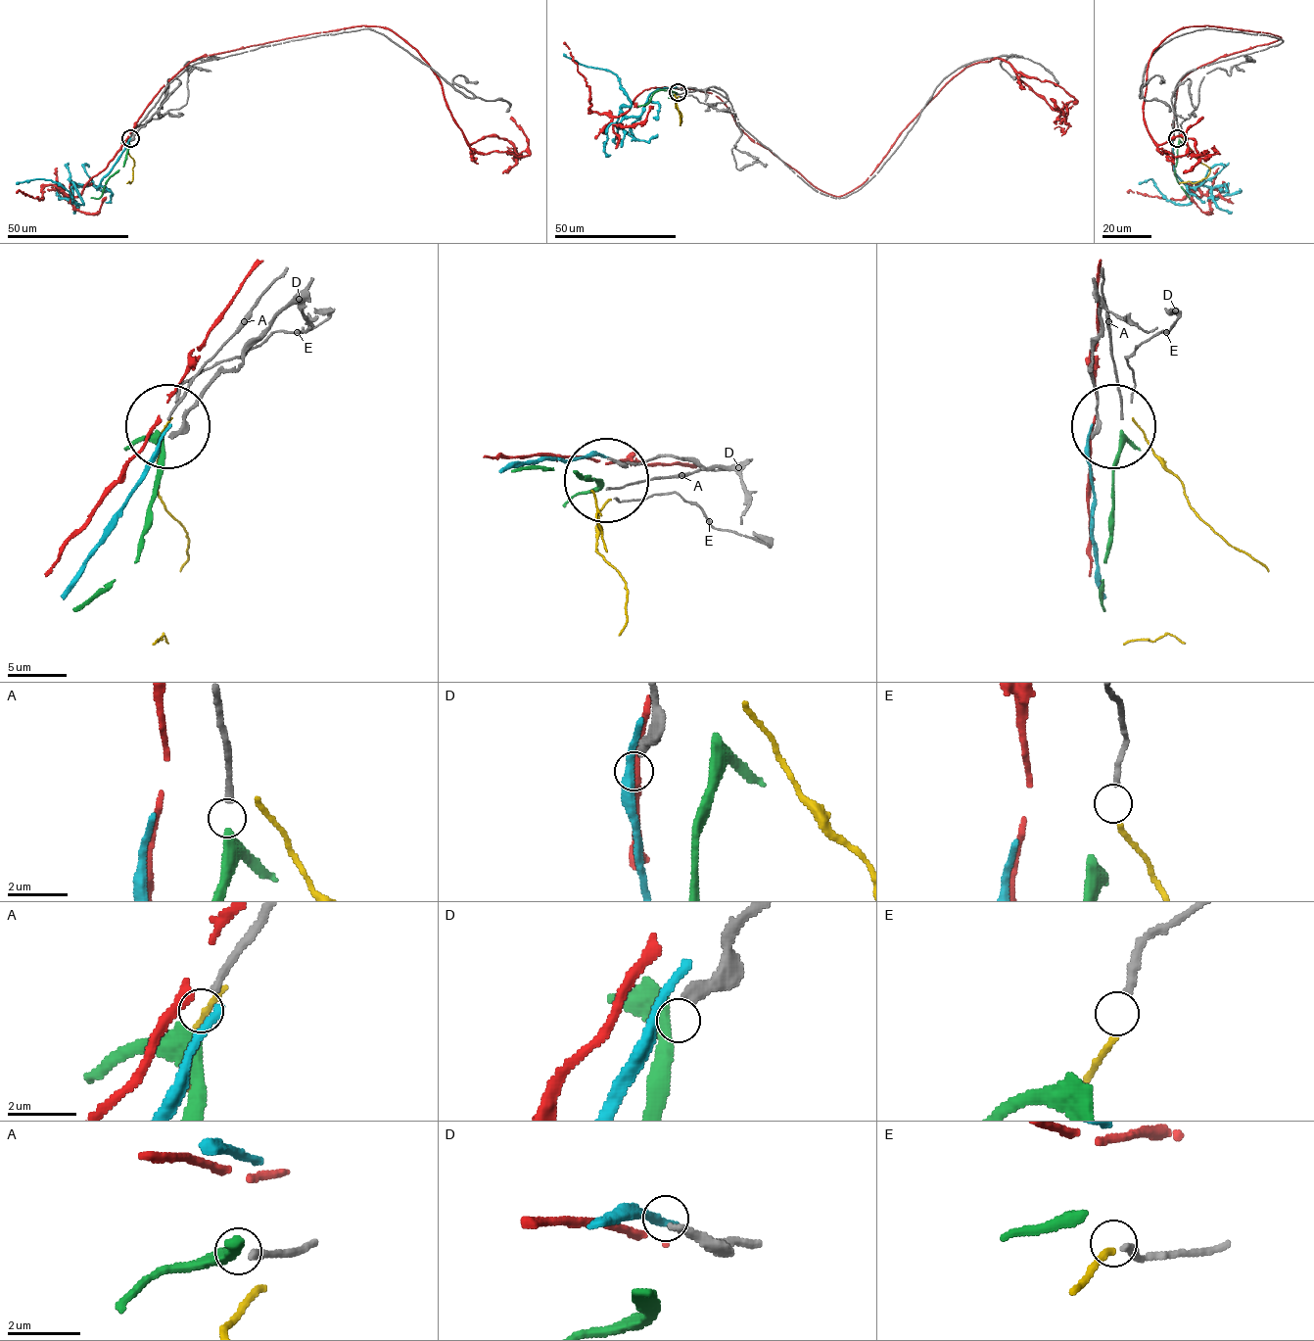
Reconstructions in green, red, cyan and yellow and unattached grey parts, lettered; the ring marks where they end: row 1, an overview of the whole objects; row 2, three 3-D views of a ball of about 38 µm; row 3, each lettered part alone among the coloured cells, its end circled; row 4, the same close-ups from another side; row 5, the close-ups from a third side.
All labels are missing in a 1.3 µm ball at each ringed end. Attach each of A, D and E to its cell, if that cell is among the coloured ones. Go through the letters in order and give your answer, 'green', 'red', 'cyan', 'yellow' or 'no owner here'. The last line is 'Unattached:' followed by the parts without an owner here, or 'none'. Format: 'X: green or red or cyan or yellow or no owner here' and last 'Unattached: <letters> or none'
A: green
D: no owner here
E: yellow
Unattached: D

